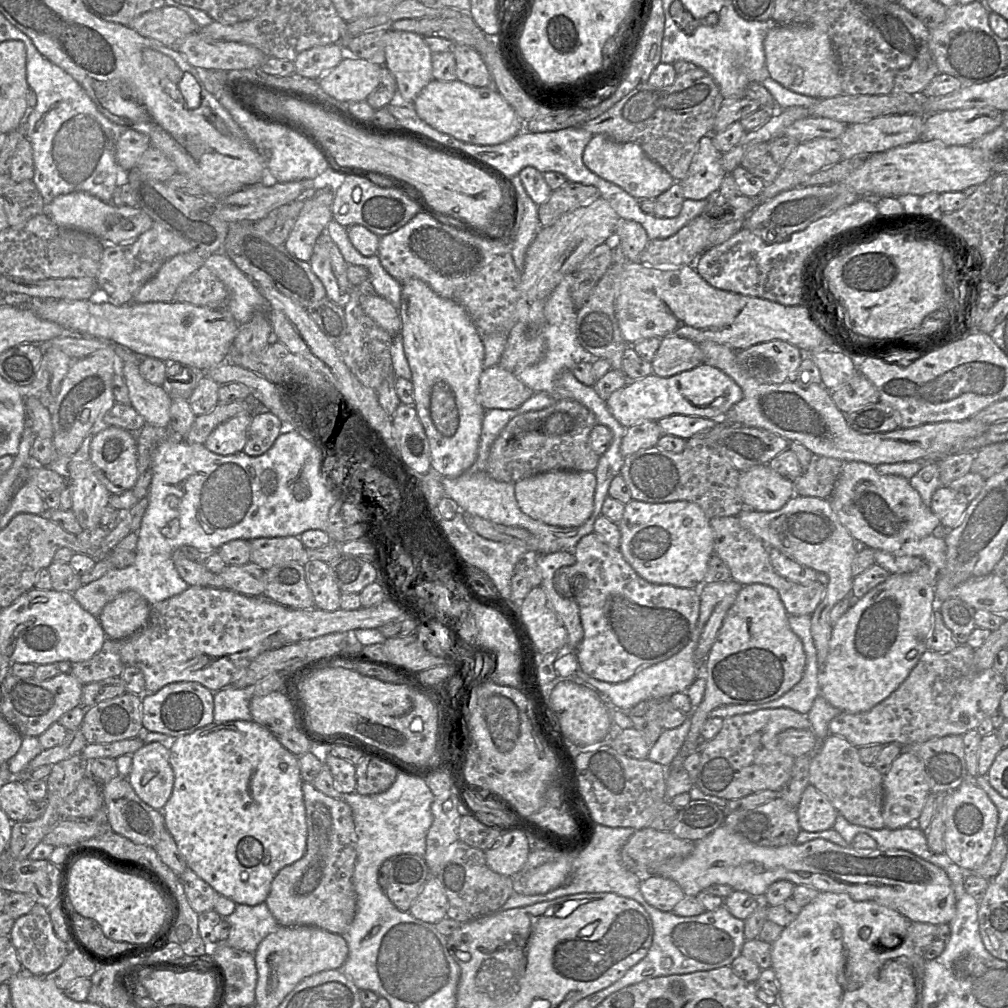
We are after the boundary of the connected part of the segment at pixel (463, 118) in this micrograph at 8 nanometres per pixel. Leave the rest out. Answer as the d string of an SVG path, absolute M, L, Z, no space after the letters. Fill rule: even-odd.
M432 79L412 103L417 115L434 129L477 145L504 143L523 131L523 122L494 87L472 87L459 80Z

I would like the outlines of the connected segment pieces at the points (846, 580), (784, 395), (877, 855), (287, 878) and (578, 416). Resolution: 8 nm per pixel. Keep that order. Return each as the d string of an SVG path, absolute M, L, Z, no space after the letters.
M795 495L789 499L789 501L780 509L776 511L771 511L771 512L760 512L760 511L755 511L751 509L743 509L737 516L739 520L740 525L749 531L751 534L753 534L756 538L761 540L767 547L769 548L775 548L779 550L781 553L784 555L788 556L789 558L795 560L796 562L814 569L816 572L822 572L825 573L829 577L829 582L827 586L825 586L826 590L824 593L824 596L819 603L819 605L816 607L815 611L811 615L811 635L814 641L814 645L816 647L817 651L817 658L818 658L818 663L819 663L819 671L820 671L820 666L822 666L827 658L828 652L829 652L829 641L831 638L831 632L832 632L832 626L829 623L829 614L832 608L837 604L839 601L842 599L848 597L851 595L852 591L852 585L853 585L853 580L854 577L852 575L852 563L853 560L859 550L859 544L855 541L855 539L851 536L851 534L848 532L848 530L840 523L836 513L832 509L831 503L829 499L824 499L824 498L816 498L816 497L809 497L809 496L798 496Z
M714 341L698 344L704 354L704 363L716 367L731 377L742 389L743 398L733 405L725 414L728 424L740 424L747 427L766 429L786 438L789 442L796 441L804 445L812 454L839 459L843 462L859 461L874 467L883 463L937 460L941 456L952 455L950 448L958 441L975 437L985 432L989 425L974 419L960 421L942 421L926 423L911 428L897 428L890 432L863 434L851 428L845 414L835 405L831 392L822 384L800 386L796 382L768 384L760 382L742 370L736 362L735 351L730 347Z
M723 824L705 838L696 841L691 854L683 860L661 864L654 876L676 881L686 896L696 896L713 884L726 884L734 890L763 897L772 883L788 880L795 885L813 887L818 891L846 893L855 901L874 901L899 912L910 922L930 923L936 926L949 924L956 913L954 889L946 872L911 852L899 849L843 847L821 838L803 844L764 847L750 842Z
M302 783L307 822L304 855L283 867L273 878L265 900L280 926L313 926L343 935L356 914L357 895L353 873L357 858L357 834L351 807L341 799L329 797L312 783Z
M557 397L551 406L519 414L508 422L491 446L485 471L496 481L509 483L553 470L595 471L600 456L591 448L589 436L596 424L594 414L584 405Z

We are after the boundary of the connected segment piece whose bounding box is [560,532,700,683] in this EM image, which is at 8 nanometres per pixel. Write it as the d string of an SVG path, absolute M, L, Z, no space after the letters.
M592 532L581 538L581 540L574 548L573 554L576 558L576 563L572 566L563 567L560 570L565 570L567 572L576 574L572 576L572 578L574 579L573 582L569 582L568 580L566 582L566 586L575 588L576 582L576 587L580 587L580 592L576 595L576 601L579 605L581 622L584 629L584 637L579 646L577 647L575 654L577 656L579 666L583 672L597 680L604 681L607 683L624 682L634 676L639 671L649 666L663 662L676 655L693 639L693 633L695 627L697 626L700 613L699 589L681 588L672 585L654 584L648 582L632 568L632 566L624 558L619 548L613 548L609 546L595 532Z

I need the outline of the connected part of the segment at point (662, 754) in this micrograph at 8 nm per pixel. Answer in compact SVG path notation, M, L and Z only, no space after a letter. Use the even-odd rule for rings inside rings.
M689 717L679 727L664 729L658 740L651 747L647 759L668 767L684 743L689 729Z

